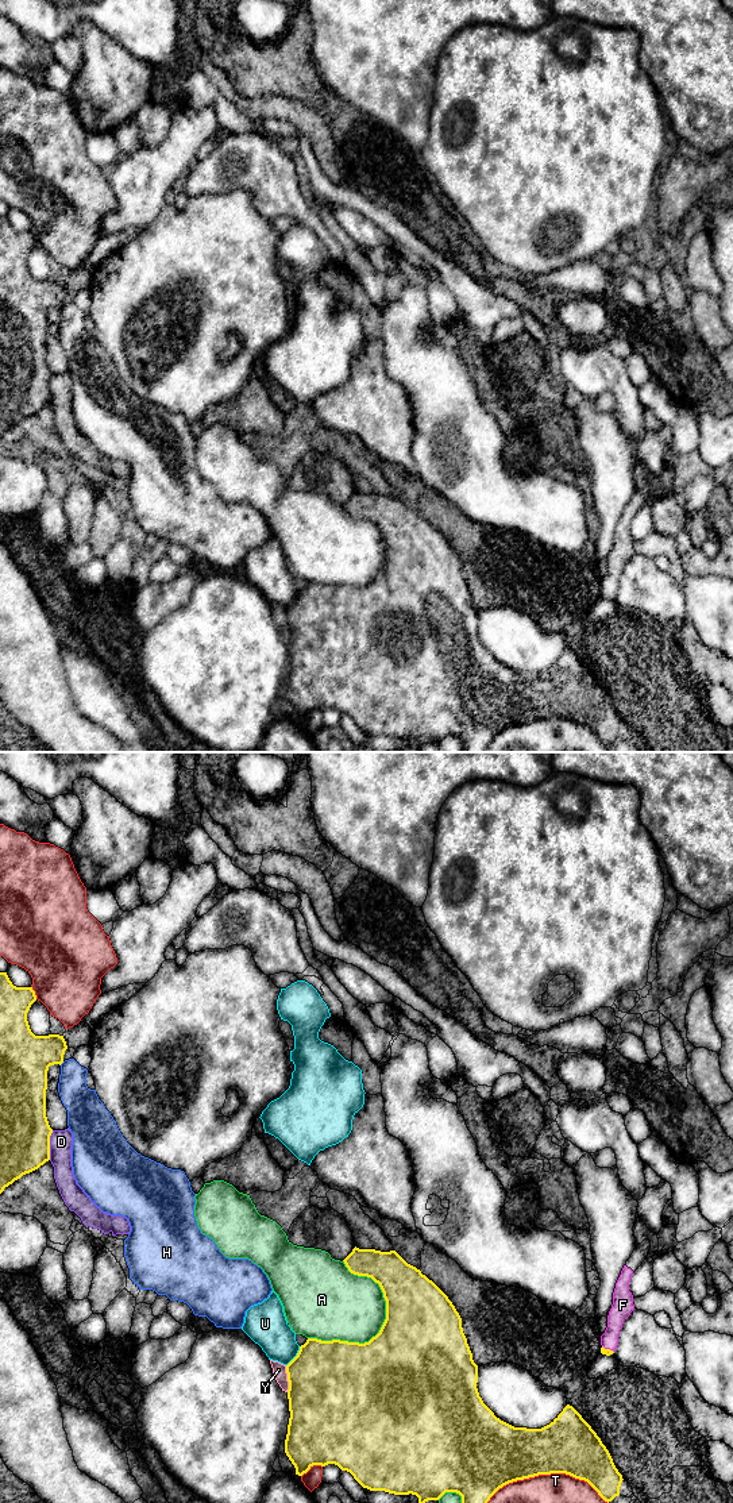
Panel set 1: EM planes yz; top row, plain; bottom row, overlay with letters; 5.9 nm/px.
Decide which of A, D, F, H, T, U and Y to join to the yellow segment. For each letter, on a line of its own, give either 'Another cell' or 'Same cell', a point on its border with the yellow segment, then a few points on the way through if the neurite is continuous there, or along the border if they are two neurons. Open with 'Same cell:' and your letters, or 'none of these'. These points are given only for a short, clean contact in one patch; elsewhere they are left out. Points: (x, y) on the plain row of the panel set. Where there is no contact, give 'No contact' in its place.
Same cell: F
A: Another cell. Touches yellow at yz (366, 586)
D: Another cell. Touches yellow at yz (49, 389)
F: Same cell. Touches yellow at yz (608, 593). Path across: yz (608, 596), (608, 593), (614, 563), (620, 554)
H: Another cell. Touches yellow at yz (61, 307)
T: Another cell. Touches yellow at yz (544, 717)
U: Another cell. Touches yellow at yz (296, 600)
Y: Another cell. Touches yellow at yz (288, 623). Boundary: yz (285, 609), (288, 635)

